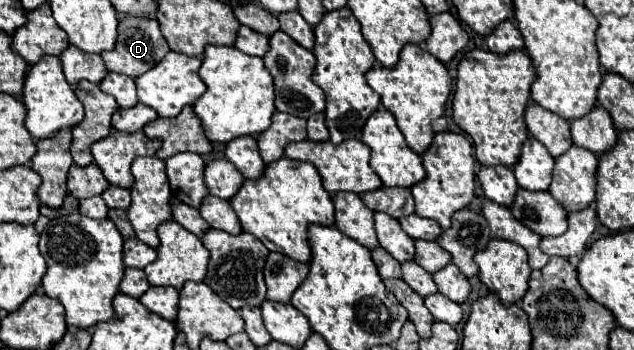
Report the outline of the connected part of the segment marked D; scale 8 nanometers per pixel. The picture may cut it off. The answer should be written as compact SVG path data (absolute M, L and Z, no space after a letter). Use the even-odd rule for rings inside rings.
M121 17L119 23L119 39L113 51L101 53L105 65L113 73L121 73L127 77L139 77L145 71L153 69L165 55L169 53L169 45L165 37L159 31L159 23L155 19L145 19L145 17Z

